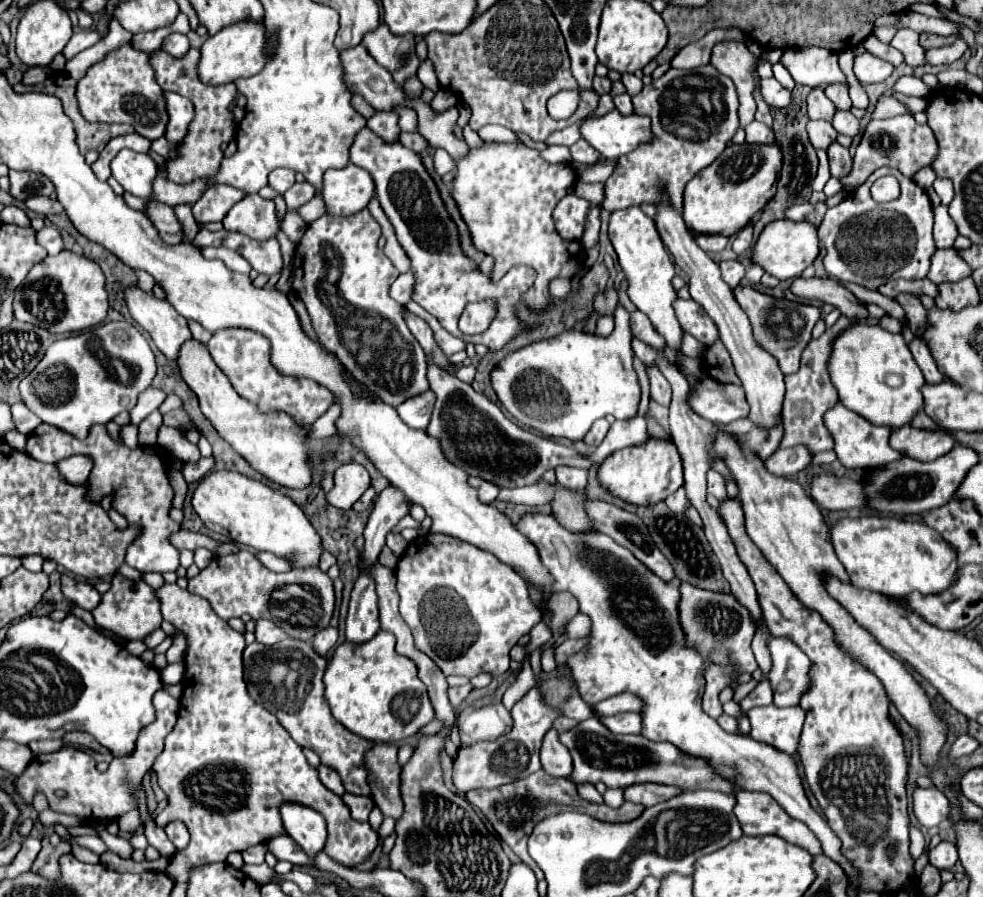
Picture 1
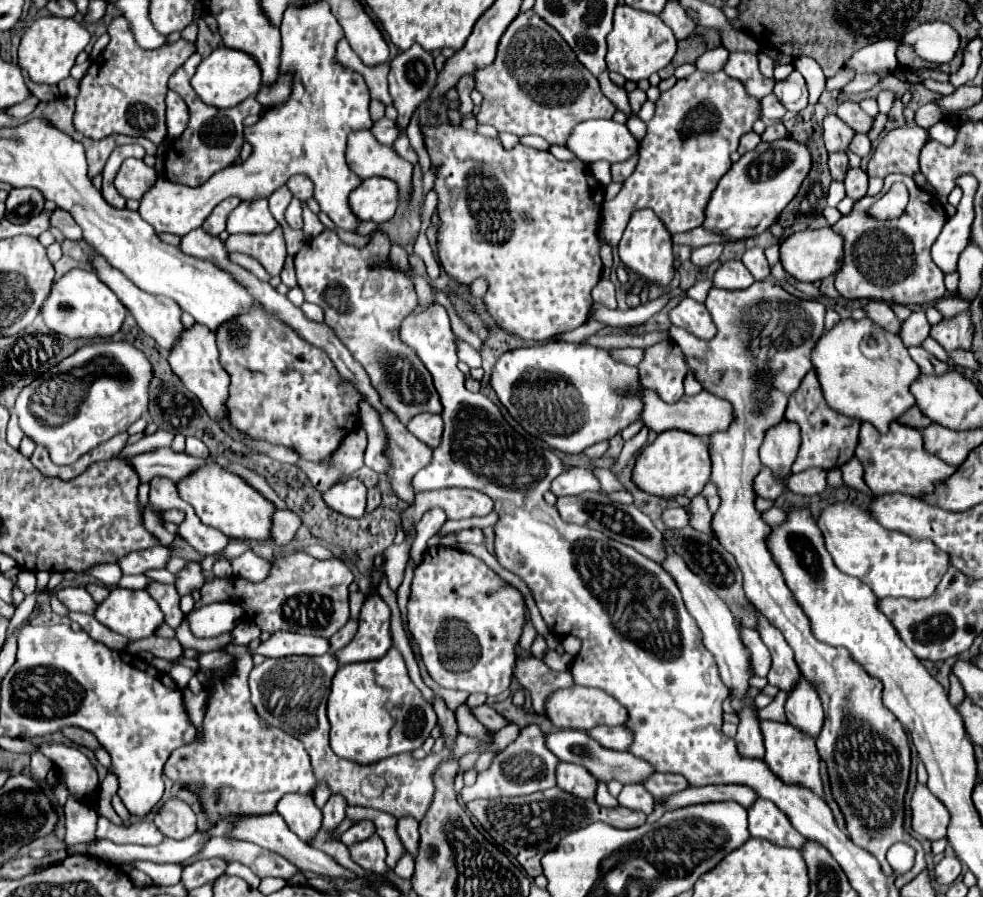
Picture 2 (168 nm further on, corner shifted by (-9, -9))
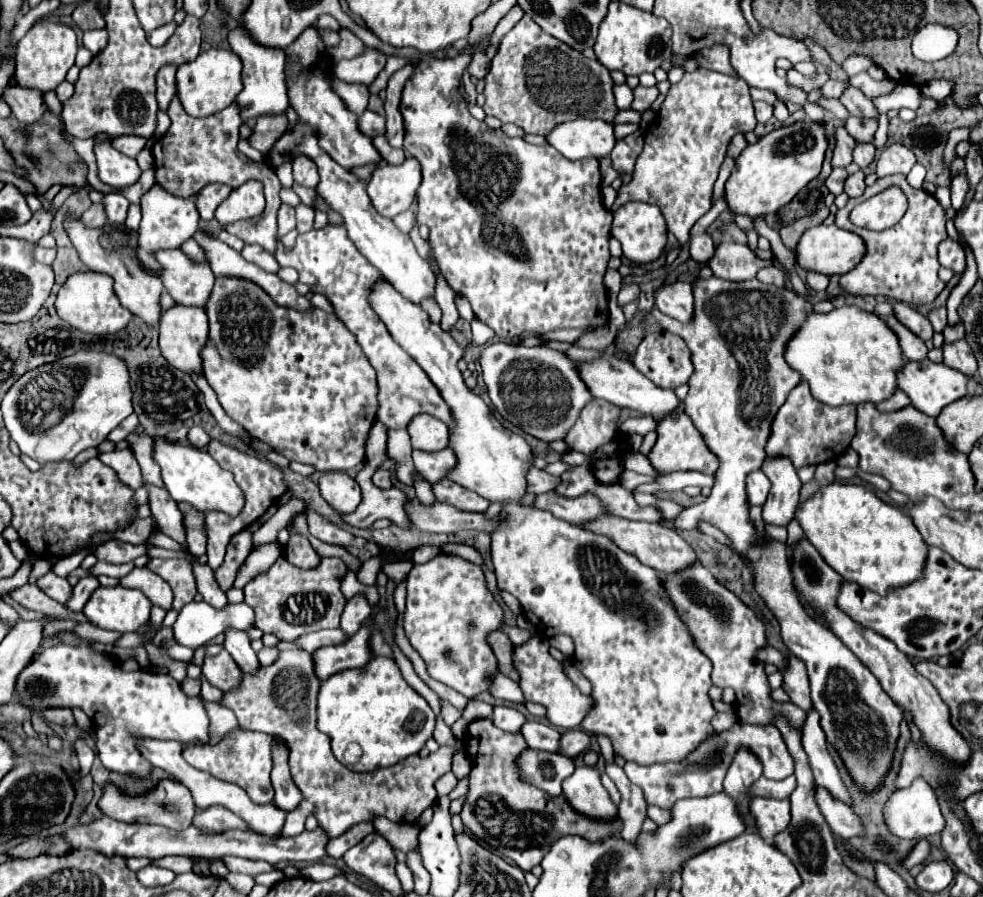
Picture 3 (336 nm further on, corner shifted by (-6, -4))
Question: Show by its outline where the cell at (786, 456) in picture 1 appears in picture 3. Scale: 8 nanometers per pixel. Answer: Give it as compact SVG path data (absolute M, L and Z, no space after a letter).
M761 470L753 472L747 476L747 496L749 496L749 504L765 504L765 498L769 494L769 480L765 478L765 474Z

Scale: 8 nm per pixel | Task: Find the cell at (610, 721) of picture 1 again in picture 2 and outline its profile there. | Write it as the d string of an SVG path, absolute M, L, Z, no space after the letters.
M594 727L592 731L588 731L588 735L592 739L596 739L602 747L614 749L614 751L628 751L628 745L632 743L632 735L630 731L626 731L626 727Z

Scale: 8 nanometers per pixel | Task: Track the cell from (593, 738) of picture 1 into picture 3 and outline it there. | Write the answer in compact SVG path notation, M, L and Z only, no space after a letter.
M527 720L521 730L519 730L527 742L527 746L531 748L539 748L539 750L549 750L549 752L557 752L561 744L555 744L559 740L559 732L553 726L545 726L541 722L535 720Z

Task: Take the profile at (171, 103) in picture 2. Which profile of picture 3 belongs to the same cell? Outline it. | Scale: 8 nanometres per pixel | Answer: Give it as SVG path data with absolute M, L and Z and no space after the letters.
M165 66L161 68L161 72L157 74L157 102L159 102L159 110L167 112L171 98L177 92L175 86L175 66Z

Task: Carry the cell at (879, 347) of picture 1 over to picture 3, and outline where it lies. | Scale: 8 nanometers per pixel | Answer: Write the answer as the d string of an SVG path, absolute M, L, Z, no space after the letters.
M841 306L831 310L829 314L813 312L811 318L797 330L797 334L789 340L785 350L785 360L793 366L811 386L811 394L815 400L827 406L845 406L845 404L879 404L891 398L897 390L897 372L905 366L905 358L897 340L897 334L887 326L879 316L859 310L857 306Z

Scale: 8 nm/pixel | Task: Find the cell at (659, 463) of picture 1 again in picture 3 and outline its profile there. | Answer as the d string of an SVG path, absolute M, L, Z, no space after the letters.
M681 412L681 414L675 414L669 416L669 418L663 418L659 422L659 438L655 442L655 446L651 448L649 452L649 462L651 466L663 476L663 474L671 474L671 472L703 472L707 476L713 476L715 470L717 470L717 458L713 456L713 452L705 446L699 430L695 428L695 424L691 422L691 418Z

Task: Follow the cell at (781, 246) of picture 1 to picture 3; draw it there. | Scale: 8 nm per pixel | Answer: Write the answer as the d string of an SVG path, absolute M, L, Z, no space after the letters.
M821 224L803 232L795 248L795 262L805 272L819 272L831 276L831 274L845 274L853 270L853 266L861 260L861 254L865 254L865 246L861 246L861 238L857 238L857 234L845 232L835 224L833 226Z

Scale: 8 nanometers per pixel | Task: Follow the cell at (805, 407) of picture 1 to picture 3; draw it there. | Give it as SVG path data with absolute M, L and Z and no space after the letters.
M801 380L799 386L791 390L785 406L781 406L781 410L777 412L777 418L773 420L773 434L769 436L765 450L767 454L783 454L791 458L795 468L839 460L839 456L849 448L849 442L855 436L855 420L855 406L847 406L847 410L825 406L809 394L809 384Z

